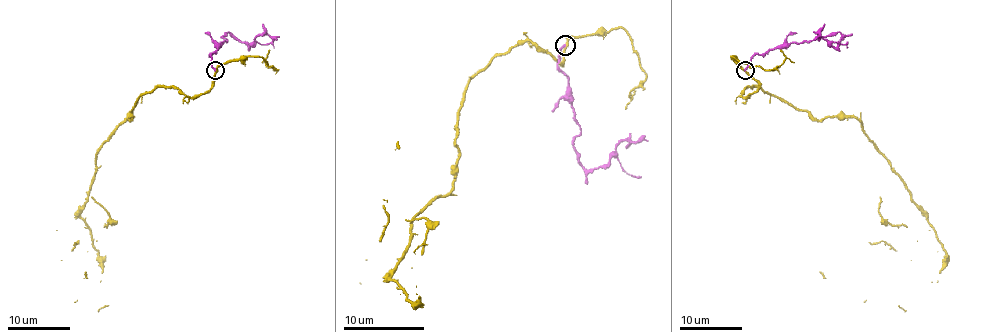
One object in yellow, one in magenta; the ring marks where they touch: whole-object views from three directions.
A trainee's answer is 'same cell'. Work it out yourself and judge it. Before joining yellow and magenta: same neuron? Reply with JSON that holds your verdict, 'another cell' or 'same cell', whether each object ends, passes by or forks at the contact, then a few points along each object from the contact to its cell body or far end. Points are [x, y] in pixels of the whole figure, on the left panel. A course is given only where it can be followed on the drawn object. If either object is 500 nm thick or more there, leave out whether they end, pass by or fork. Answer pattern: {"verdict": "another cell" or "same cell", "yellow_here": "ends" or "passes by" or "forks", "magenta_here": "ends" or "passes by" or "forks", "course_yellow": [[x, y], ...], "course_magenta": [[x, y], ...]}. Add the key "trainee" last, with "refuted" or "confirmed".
{"verdict": "another cell", "yellow_here": "passes by", "magenta_here": "ends", "course_yellow": [[216, 70], [196, 95], [141, 95], [102, 145], [80, 214], [102, 269], [100, 308], [74, 302]], "course_magenta": [[214, 70], [210, 54], [227, 40], [222, 37], [229, 33], [249, 47], [258, 36], [272, 36], [277, 40]], "trainee": "refuted"}

